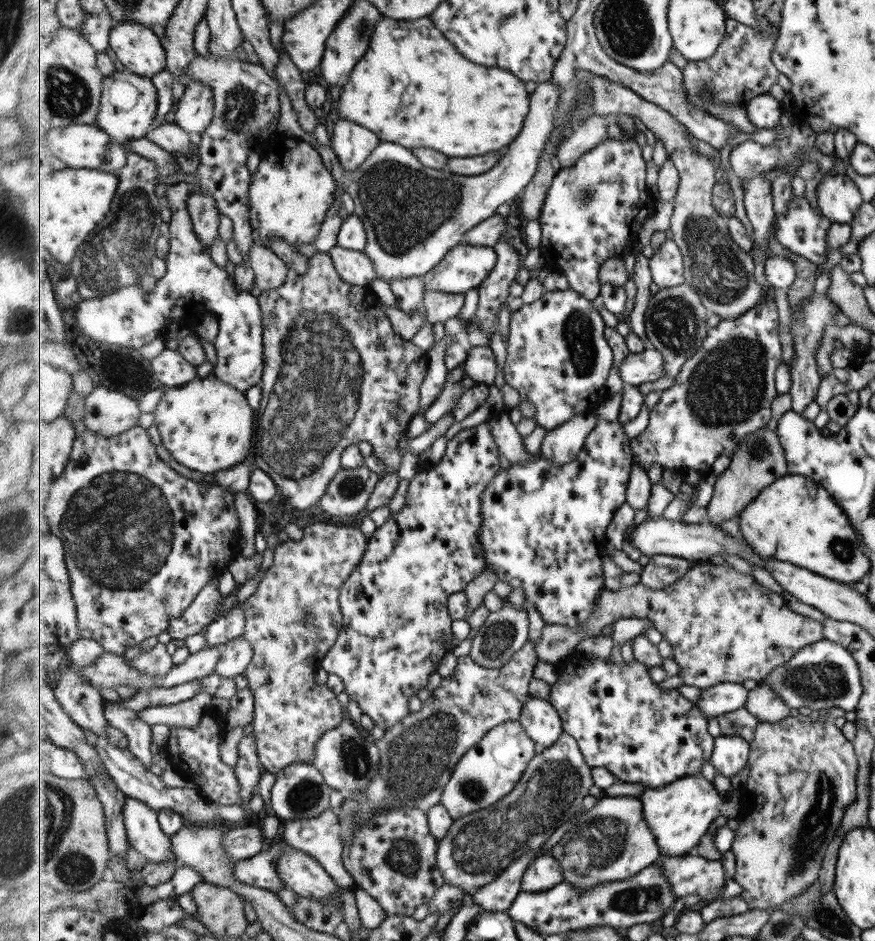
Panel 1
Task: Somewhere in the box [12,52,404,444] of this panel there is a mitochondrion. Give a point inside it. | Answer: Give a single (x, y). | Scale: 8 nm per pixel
(109, 261)

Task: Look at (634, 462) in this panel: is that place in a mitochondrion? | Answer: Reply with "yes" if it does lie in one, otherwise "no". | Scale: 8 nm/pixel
no

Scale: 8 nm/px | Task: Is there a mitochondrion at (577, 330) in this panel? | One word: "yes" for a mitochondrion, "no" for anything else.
yes

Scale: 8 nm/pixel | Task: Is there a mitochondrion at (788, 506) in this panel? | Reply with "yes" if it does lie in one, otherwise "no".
no

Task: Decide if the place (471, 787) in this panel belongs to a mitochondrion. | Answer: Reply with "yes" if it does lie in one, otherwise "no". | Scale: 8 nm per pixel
yes

